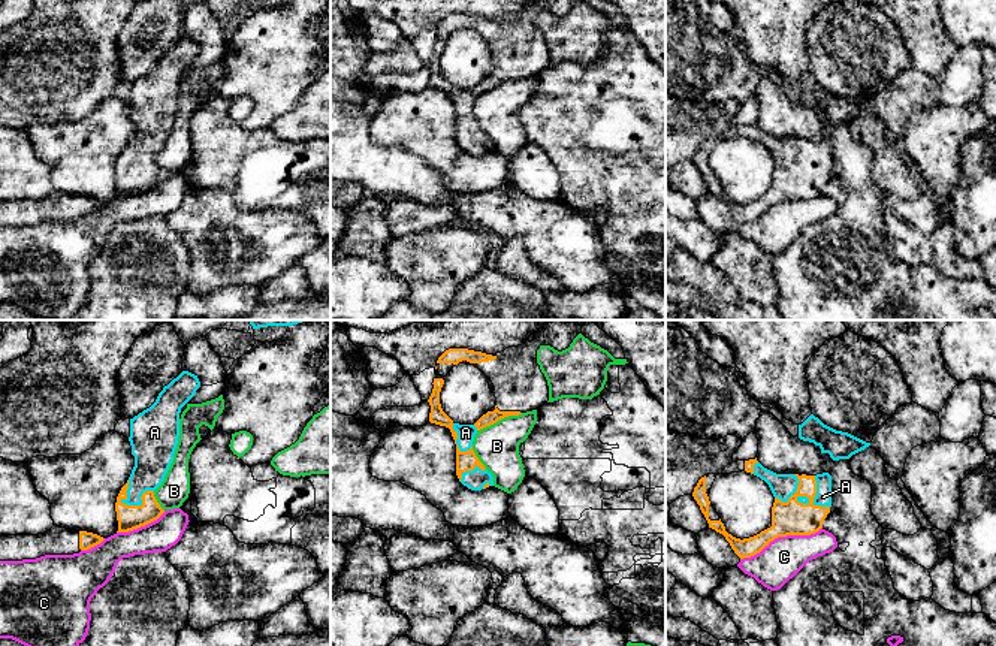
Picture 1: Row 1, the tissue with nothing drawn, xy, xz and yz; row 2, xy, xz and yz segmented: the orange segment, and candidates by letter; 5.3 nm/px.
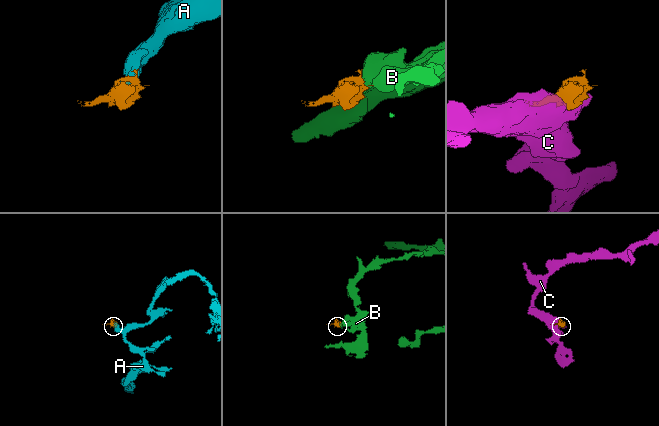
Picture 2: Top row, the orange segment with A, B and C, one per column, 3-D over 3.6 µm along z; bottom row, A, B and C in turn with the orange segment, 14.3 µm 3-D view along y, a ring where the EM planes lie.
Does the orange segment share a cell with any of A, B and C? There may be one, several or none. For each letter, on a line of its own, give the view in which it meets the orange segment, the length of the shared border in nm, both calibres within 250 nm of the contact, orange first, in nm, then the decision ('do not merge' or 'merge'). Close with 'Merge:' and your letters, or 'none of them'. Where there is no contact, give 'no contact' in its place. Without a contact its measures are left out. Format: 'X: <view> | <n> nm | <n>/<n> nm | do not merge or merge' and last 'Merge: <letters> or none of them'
A: xy | 190 nm | 130/190 nm | merge
B: xz | 260 nm | 70/240 nm | do not merge
C: yz | 480 nm | 190/220 nm | do not merge
Merge: A

